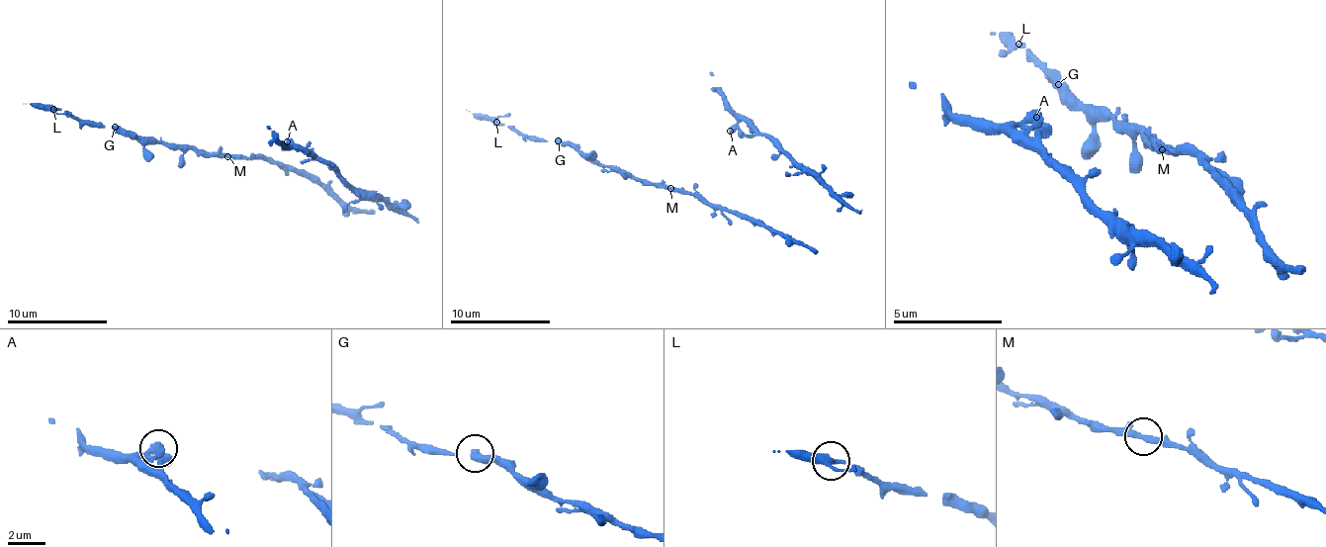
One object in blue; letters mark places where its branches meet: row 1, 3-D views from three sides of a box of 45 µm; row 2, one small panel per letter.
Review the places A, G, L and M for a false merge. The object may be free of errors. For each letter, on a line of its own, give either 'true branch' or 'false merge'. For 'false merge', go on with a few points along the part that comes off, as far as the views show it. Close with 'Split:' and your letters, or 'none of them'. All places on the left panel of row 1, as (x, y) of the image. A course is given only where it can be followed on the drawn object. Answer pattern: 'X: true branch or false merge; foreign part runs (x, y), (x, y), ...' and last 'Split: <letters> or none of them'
A: true branch
G: true branch
L: true branch
M: true branch
Split: none of them

